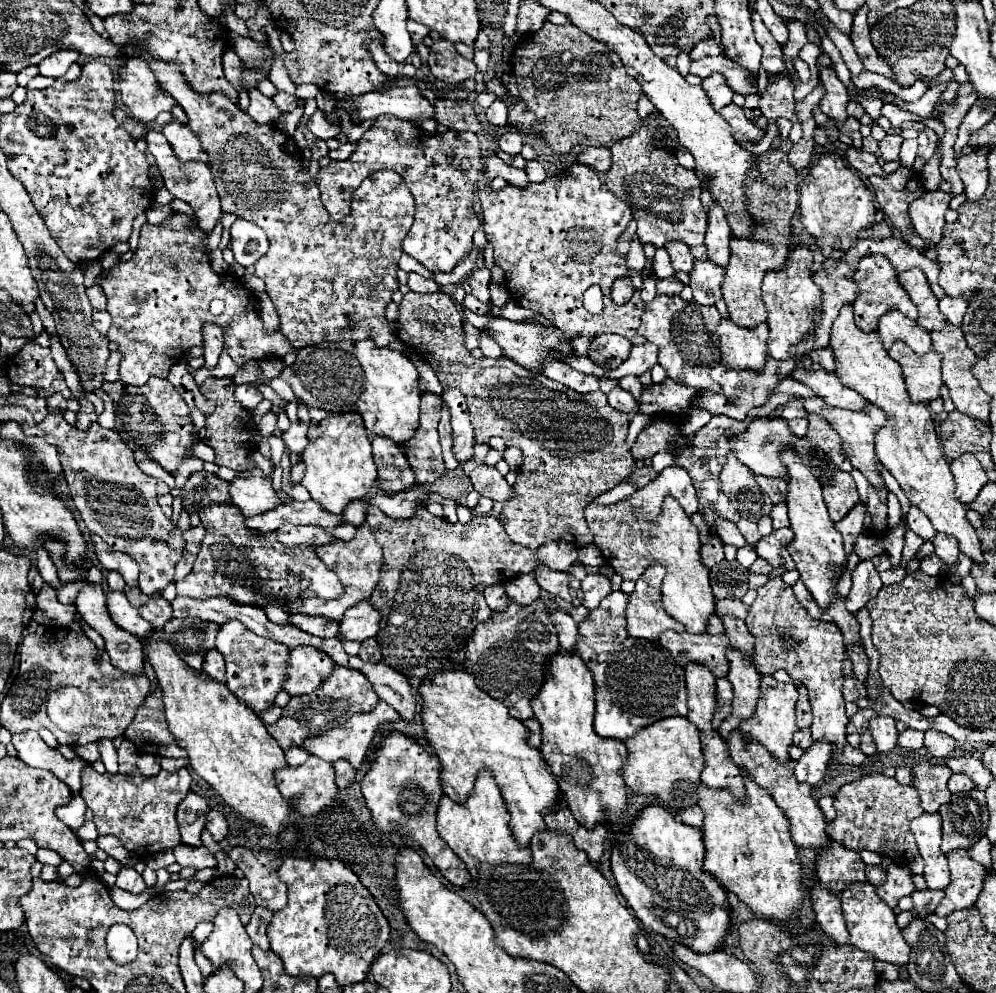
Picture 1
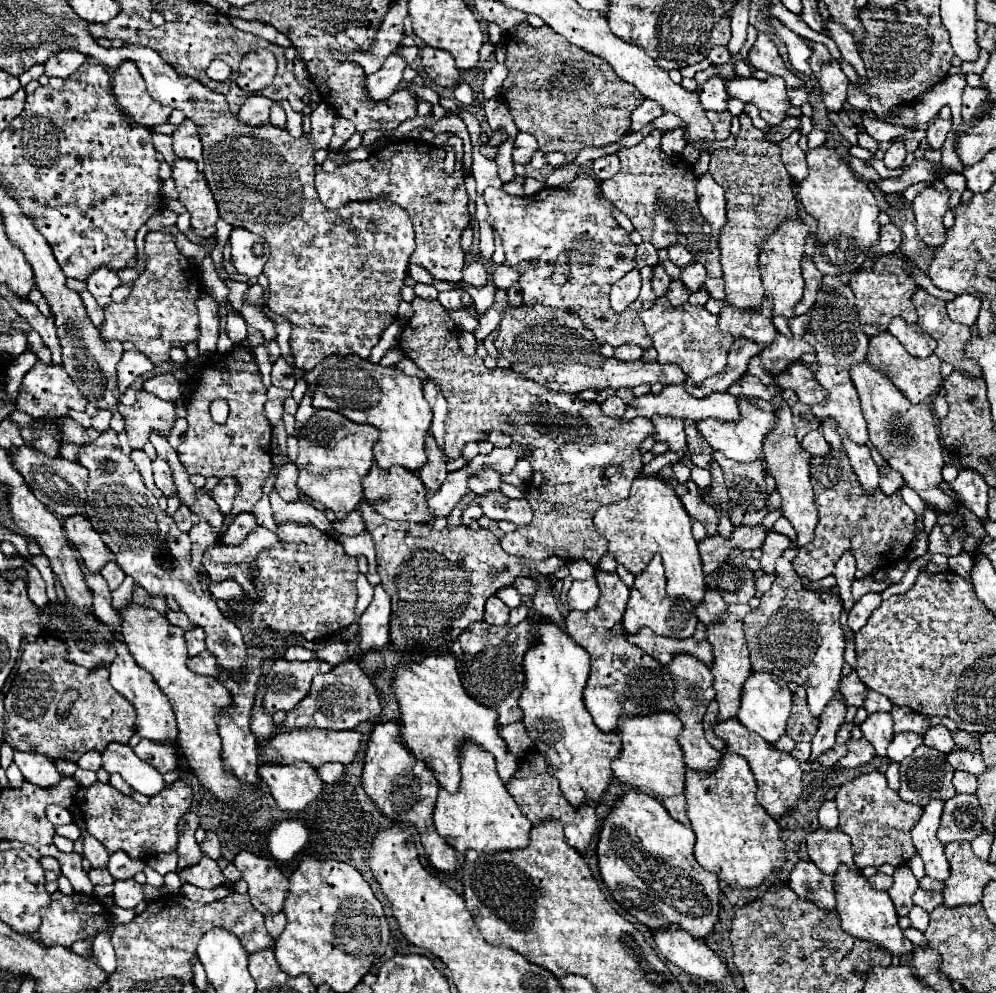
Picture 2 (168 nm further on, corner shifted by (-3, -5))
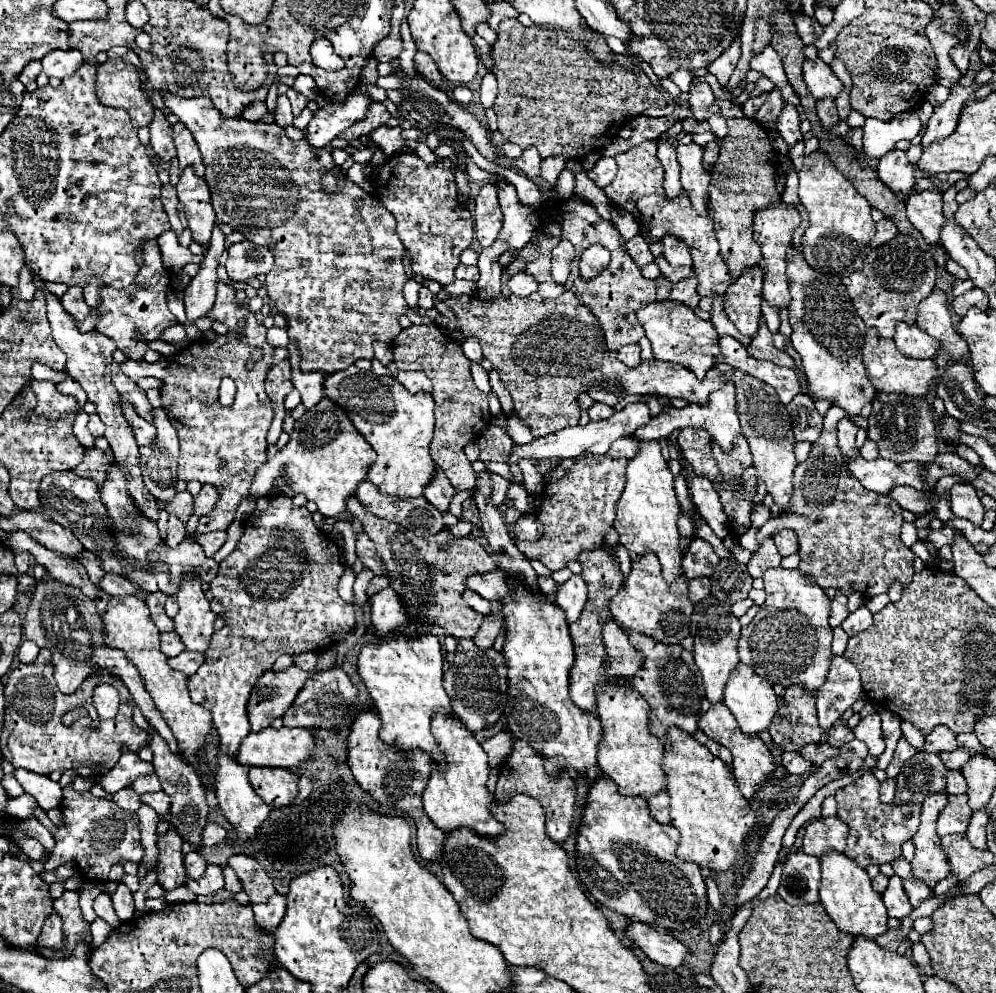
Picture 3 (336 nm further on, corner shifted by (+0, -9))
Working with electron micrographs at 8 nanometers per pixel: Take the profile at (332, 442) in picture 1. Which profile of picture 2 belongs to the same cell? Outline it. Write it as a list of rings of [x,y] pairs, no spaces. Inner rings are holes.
[[[328,409],[316,411],[298,433],[300,449],[298,449],[296,467],[300,471],[298,477],[300,491],[316,499],[324,507],[332,509],[338,519],[344,519],[364,499],[362,479],[372,467],[374,461],[372,445],[376,437],[378,437],[378,429],[374,429],[372,425],[354,423],[344,415]]]

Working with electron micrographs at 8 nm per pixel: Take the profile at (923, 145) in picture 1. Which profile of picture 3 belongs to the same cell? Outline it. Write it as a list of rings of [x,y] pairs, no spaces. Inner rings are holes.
[[[955,83],[951,87],[951,93],[947,97],[947,101],[943,101],[941,105],[935,105],[935,111],[931,115],[931,119],[927,121],[927,131],[923,135],[923,145],[929,145],[931,141],[949,137],[949,133],[953,133],[953,129],[957,127],[957,117],[963,109],[963,105],[973,99],[975,87],[963,87],[961,83]]]

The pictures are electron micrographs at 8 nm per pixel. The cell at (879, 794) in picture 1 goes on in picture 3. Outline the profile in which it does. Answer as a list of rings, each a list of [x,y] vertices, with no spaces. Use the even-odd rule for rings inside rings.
[[[869,771],[861,775],[857,781],[853,781],[847,787],[841,787],[835,793],[837,799],[837,815],[849,825],[849,837],[847,837],[847,849],[845,855],[859,863],[861,867],[867,865],[883,865],[891,863],[893,859],[901,857],[901,845],[911,839],[919,827],[919,815],[921,805],[917,803],[905,803],[905,805],[885,805],[879,801],[879,781]]]

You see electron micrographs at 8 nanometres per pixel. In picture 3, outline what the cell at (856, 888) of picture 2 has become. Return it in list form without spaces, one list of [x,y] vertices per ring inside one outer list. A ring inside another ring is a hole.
[[[825,851],[821,861],[821,883],[819,883],[819,899],[825,907],[825,913],[833,919],[833,923],[851,935],[863,935],[875,939],[877,935],[887,931],[887,909],[883,899],[871,887],[871,879],[865,869],[861,869],[855,861],[845,857],[845,853]]]

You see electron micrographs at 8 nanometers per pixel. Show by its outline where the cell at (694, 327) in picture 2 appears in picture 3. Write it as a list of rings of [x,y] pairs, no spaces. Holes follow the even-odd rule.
[[[653,301],[637,311],[637,319],[645,329],[647,339],[651,341],[653,355],[657,361],[671,361],[683,365],[693,371],[697,377],[705,377],[705,373],[715,365],[717,357],[717,331],[711,321],[699,319],[689,307],[677,301]]]

